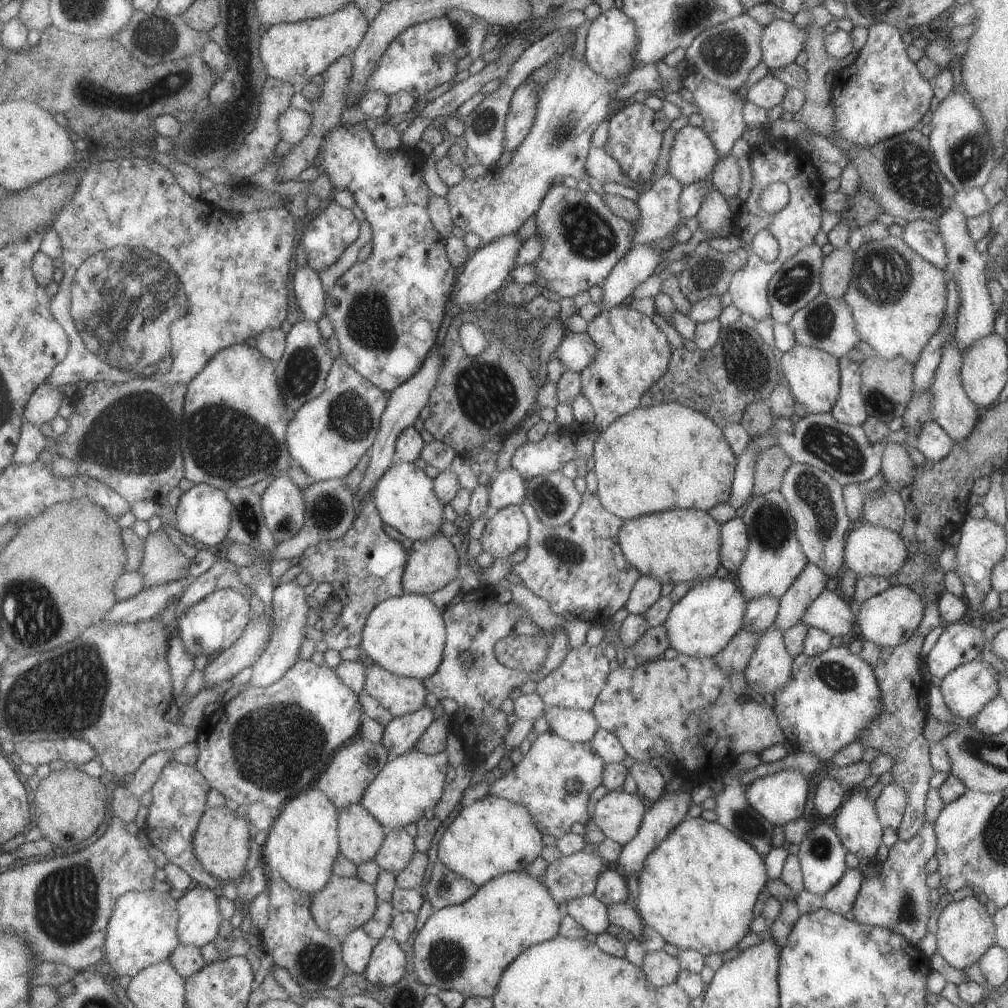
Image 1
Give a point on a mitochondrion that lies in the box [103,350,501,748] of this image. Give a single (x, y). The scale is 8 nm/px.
(221, 442)

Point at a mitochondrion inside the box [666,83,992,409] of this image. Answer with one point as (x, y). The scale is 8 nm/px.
(908, 171)

